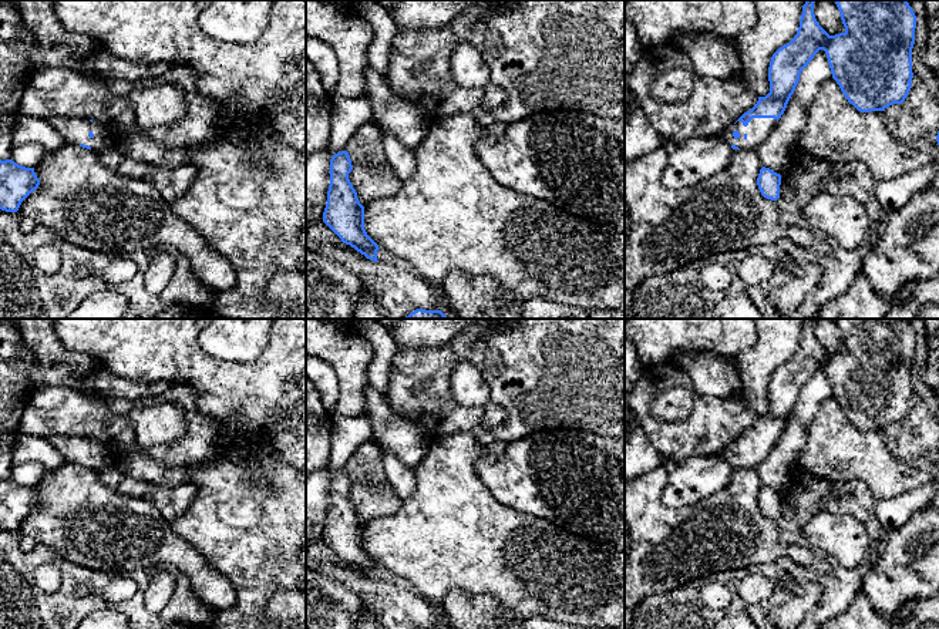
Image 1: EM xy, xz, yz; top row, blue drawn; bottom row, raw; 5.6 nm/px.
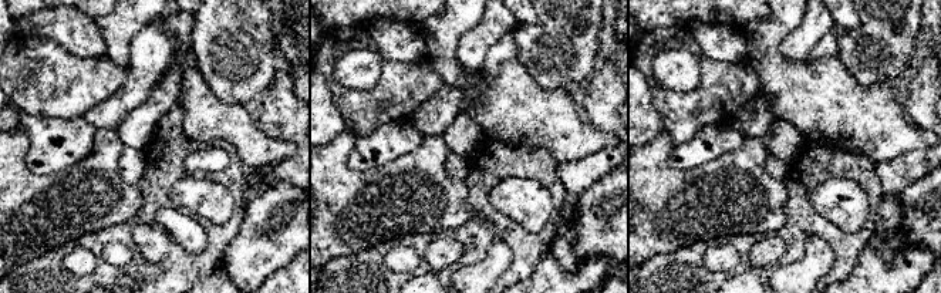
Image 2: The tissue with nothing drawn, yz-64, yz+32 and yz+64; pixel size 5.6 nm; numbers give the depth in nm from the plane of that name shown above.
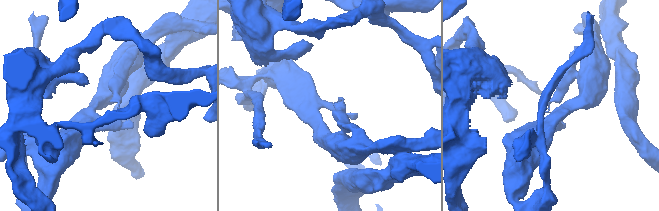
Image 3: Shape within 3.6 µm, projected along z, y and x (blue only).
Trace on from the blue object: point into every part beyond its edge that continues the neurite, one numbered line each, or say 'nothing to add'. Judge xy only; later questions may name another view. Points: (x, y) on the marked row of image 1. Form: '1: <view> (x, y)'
1: xy (74, 131)

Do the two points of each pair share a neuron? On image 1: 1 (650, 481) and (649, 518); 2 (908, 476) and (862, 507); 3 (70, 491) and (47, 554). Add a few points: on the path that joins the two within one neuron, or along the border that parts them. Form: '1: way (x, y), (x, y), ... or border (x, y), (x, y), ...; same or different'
1: way (649, 490), (649, 510); same
2: border (865, 487), (875, 500); different
3: border (19, 531), (22, 548), (46, 545), (57, 554); different

